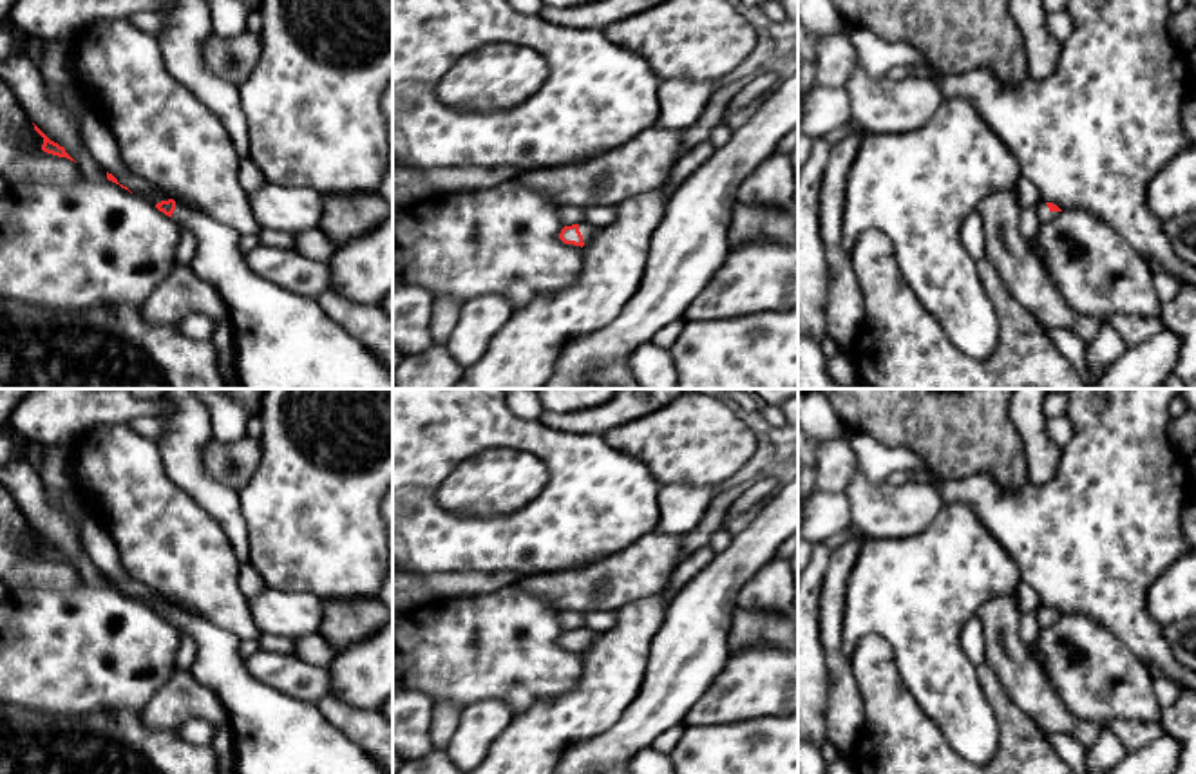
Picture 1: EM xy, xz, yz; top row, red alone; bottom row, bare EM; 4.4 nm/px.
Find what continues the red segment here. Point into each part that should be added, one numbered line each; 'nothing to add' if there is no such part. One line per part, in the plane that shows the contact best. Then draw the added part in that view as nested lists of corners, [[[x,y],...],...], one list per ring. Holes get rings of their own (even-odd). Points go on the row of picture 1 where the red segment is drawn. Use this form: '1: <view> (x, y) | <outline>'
1: xz (588, 232) | [[[581,222],[579,224],[579,231],[581,231],[581,235],[583,235],[583,242],[586,244],[588,241],[592,241],[603,228],[599,228],[599,226],[593,226],[593,224],[590,224],[590,222]],[[603,226],[604,228],[604,226]]]

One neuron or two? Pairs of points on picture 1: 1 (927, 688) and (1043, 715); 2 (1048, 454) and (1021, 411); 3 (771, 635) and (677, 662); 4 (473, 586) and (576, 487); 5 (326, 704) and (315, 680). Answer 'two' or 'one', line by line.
1: two
2: one
3: two
4: two
5: two

